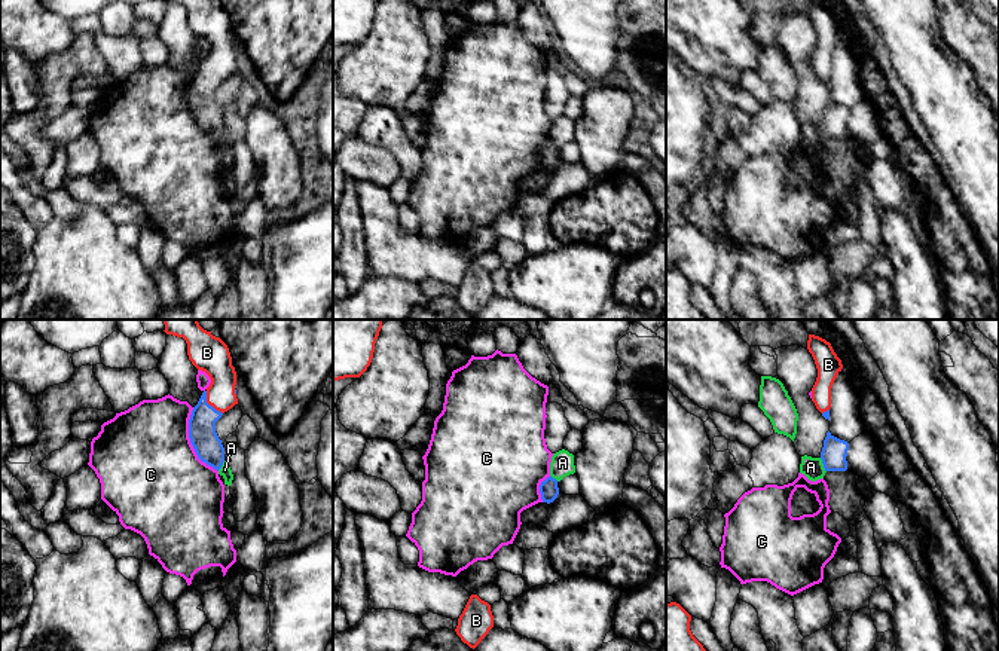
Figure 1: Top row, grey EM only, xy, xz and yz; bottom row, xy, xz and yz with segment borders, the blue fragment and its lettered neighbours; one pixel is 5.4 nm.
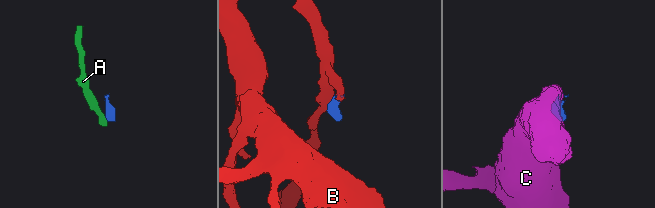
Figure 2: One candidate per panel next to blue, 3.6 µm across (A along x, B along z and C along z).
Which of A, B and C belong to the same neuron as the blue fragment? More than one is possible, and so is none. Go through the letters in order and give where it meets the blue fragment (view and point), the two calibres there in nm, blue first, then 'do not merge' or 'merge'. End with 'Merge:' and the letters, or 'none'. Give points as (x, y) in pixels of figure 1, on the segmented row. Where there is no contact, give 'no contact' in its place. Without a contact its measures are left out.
A: yz (824, 465) | 140/110 nm | do not merge
B: xy (208, 405) | 150/170 nm | merge
C: xy (191, 442) | 150/500 nm | do not merge
Merge: B

